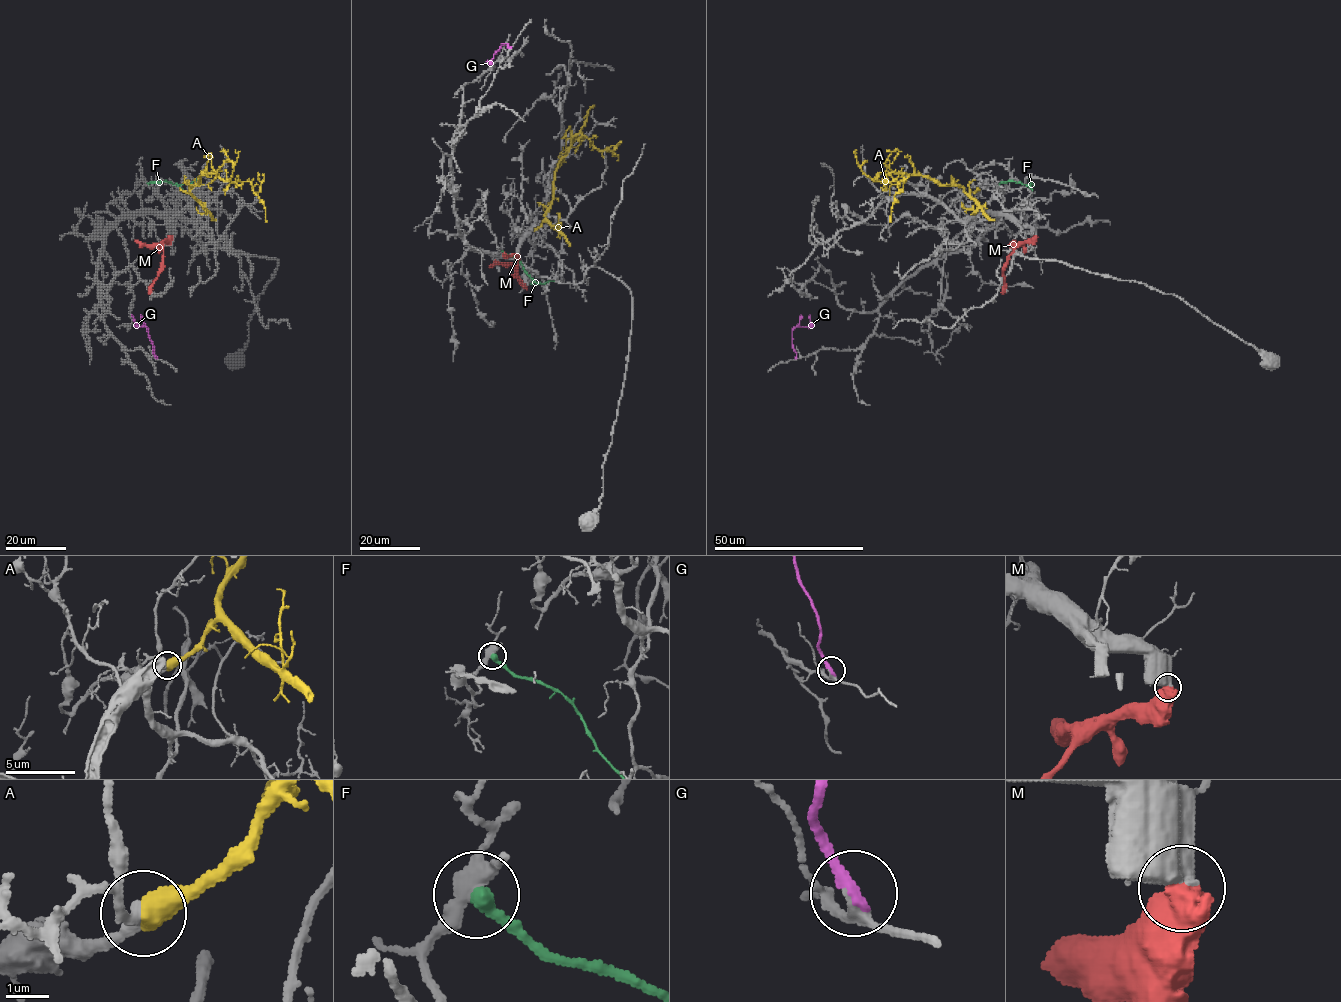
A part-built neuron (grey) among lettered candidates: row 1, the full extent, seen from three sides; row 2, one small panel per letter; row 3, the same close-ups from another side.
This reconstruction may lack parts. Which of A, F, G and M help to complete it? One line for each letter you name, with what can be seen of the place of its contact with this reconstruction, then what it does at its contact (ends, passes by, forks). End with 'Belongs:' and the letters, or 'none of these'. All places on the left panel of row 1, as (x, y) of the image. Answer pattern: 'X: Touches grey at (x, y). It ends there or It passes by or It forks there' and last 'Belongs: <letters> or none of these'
Belongs: none of these

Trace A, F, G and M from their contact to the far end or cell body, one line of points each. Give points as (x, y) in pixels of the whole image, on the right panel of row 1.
A: (978, 189), (968, 193), (959, 186), (938, 185), (924, 176), (890, 173), (882, 181), (899, 181), (890, 221)
F: (998, 182), (1011, 180), (1029, 185), (1032, 183), (1029, 178)
G: (796, 357), (791, 330), (796, 326), (808, 326), (809, 314)
M: (1035, 236), (1010, 255), (1004, 270), (1002, 293)

